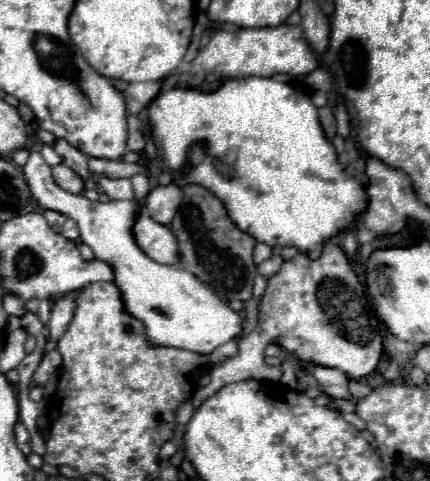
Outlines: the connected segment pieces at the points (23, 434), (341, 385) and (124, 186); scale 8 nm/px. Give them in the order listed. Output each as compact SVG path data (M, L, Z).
M18 422L14 426L14 438L16 438L16 446L22 450L22 454L30 456L32 454L32 450L30 450L30 432L22 422Z
M310 364L310 374L316 378L316 382L320 384L322 392L332 396L332 398L350 398L348 392L348 384L346 384L346 374L336 370L336 368L324 368L324 366L316 366Z
M100 174L98 186L110 200L134 200L134 190L132 190L132 184L128 178L112 180L112 178Z

